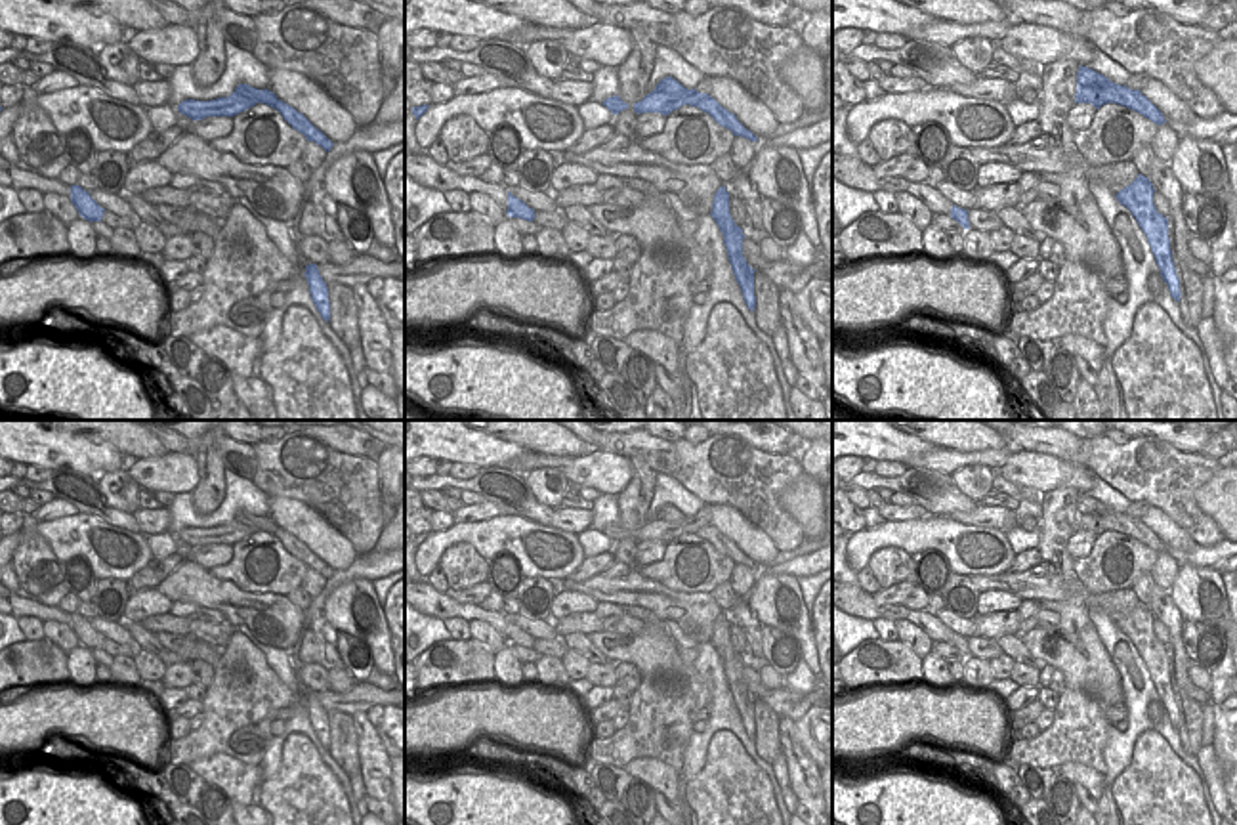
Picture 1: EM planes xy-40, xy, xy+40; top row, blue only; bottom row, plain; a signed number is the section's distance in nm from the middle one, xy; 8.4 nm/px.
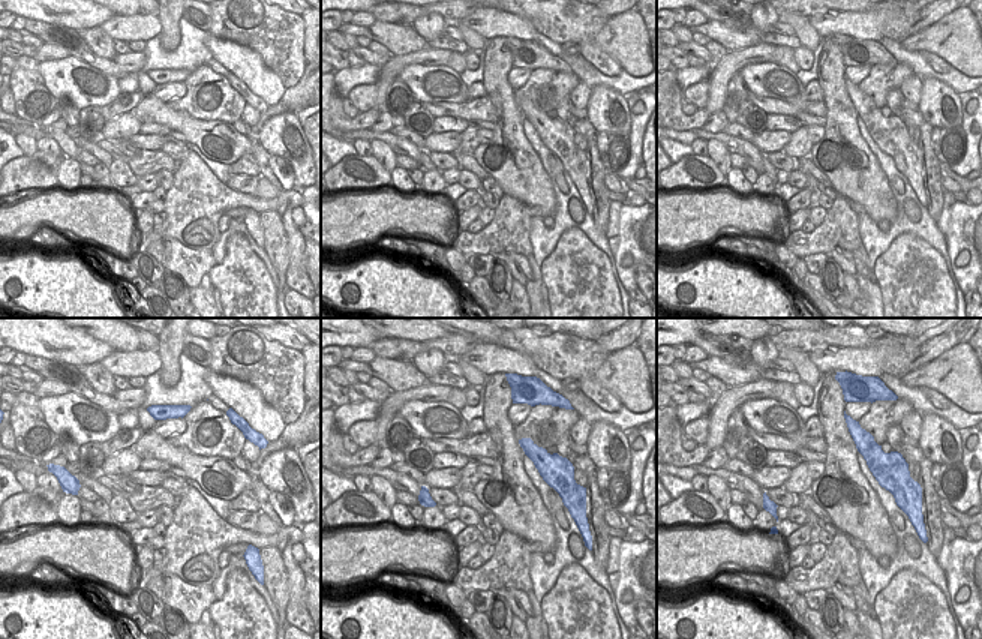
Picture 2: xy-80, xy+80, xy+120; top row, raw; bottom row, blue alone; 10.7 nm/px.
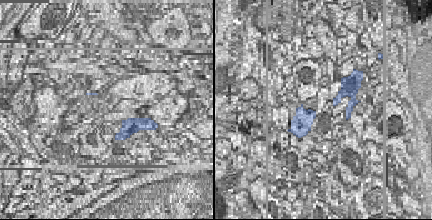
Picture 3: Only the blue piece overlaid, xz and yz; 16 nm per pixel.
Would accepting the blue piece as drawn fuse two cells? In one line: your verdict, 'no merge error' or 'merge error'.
merge error

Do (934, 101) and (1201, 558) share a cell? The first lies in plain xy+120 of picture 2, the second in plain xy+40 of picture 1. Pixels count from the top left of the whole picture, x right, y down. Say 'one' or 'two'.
two

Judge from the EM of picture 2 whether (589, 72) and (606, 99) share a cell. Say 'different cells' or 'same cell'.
different cells

